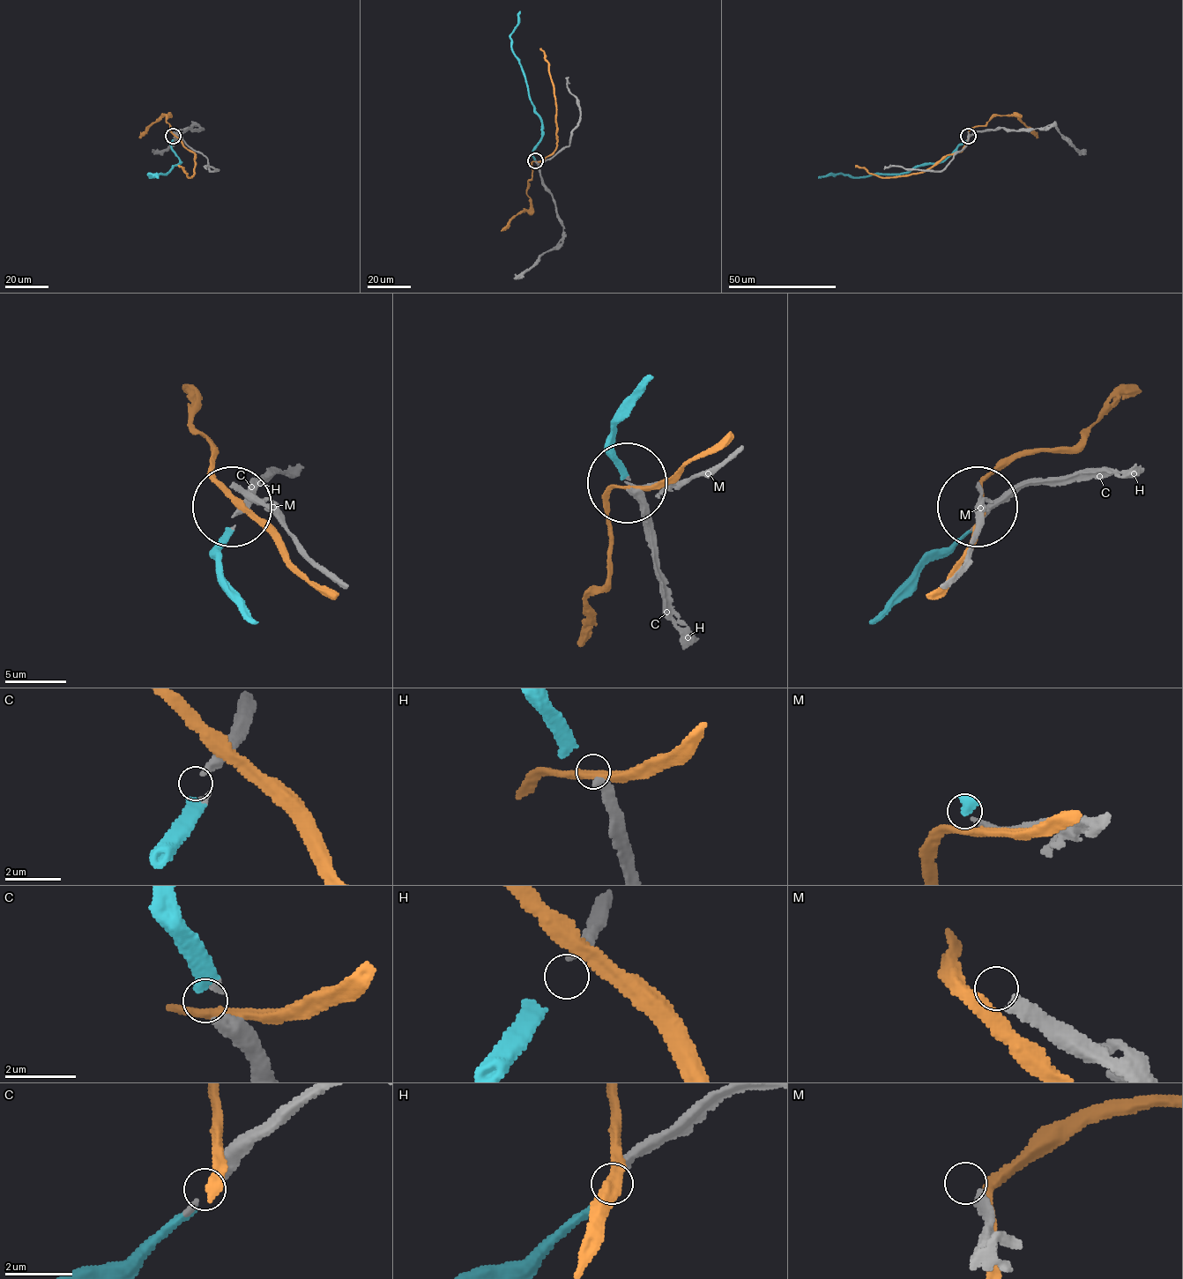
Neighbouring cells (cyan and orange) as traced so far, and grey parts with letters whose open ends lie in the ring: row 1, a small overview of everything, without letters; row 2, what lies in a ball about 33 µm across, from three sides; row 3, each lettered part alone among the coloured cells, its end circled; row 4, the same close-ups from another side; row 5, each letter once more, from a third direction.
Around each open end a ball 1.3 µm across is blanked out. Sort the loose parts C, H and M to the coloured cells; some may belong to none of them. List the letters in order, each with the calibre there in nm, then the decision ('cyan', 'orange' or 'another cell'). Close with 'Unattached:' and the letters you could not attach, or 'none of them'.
C: 160 nm | cyan
H: 320 nm | another cell
M: 300 nm | another cell
Unattached: H, M

